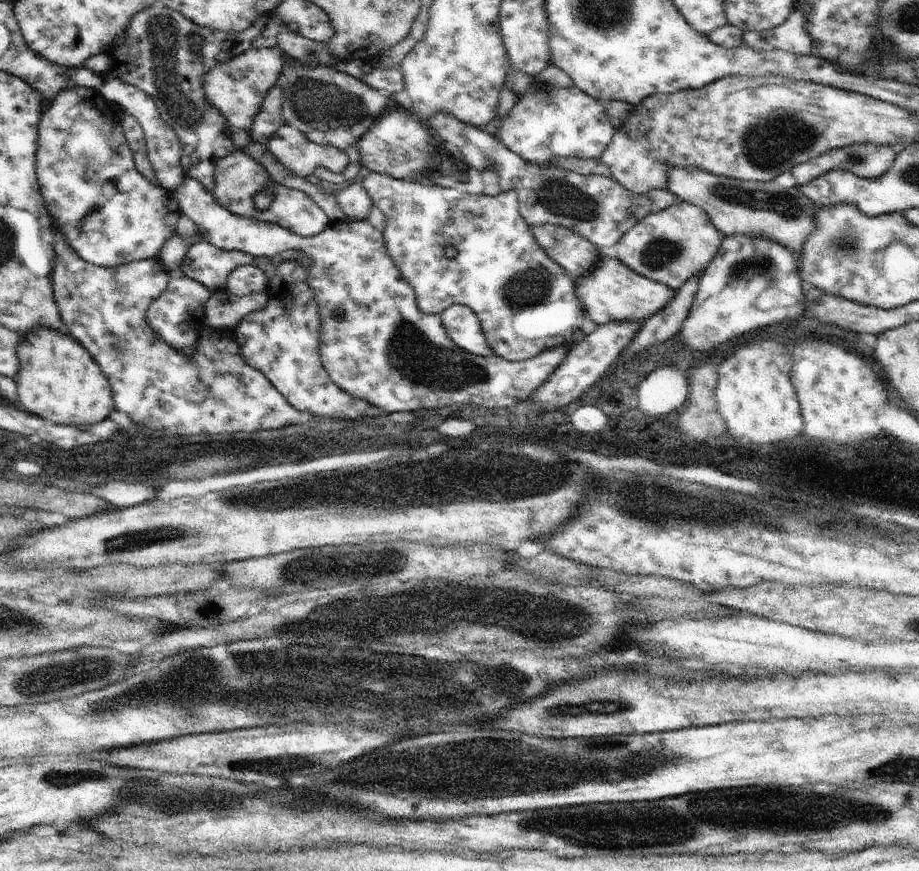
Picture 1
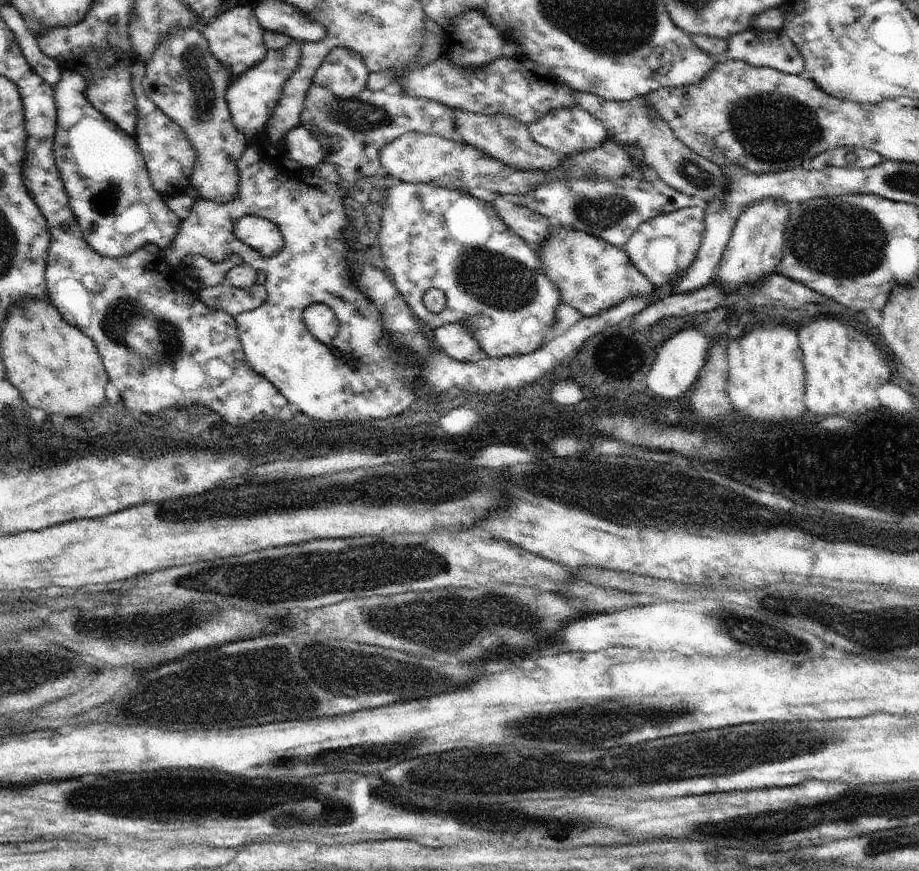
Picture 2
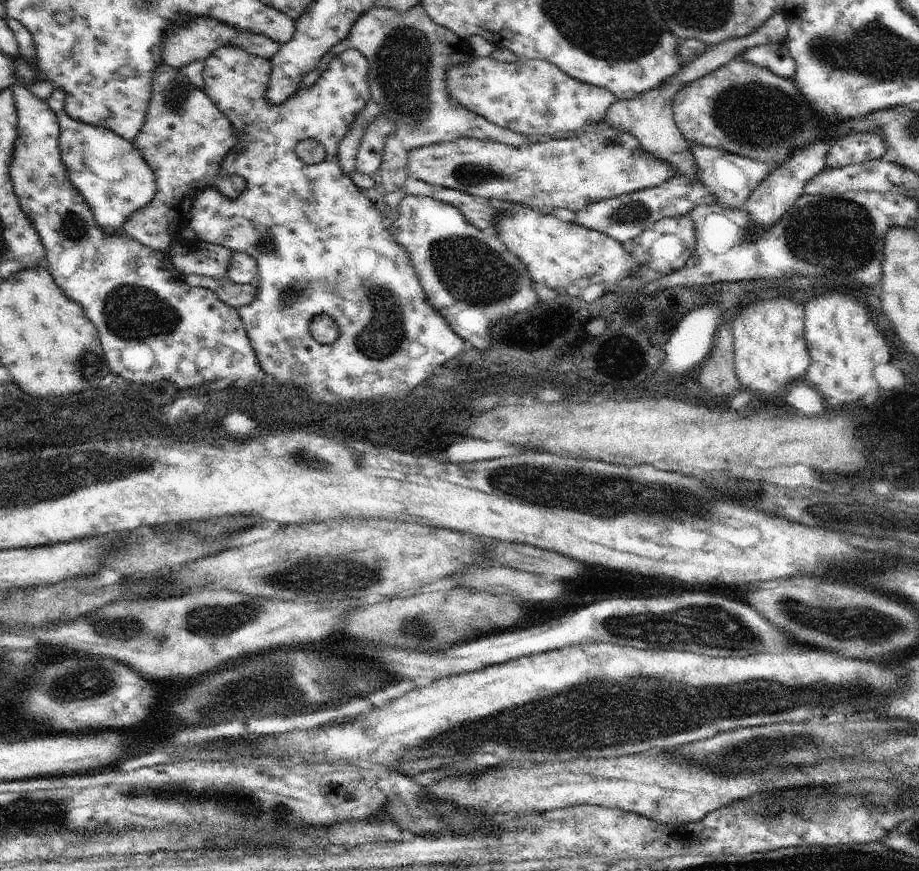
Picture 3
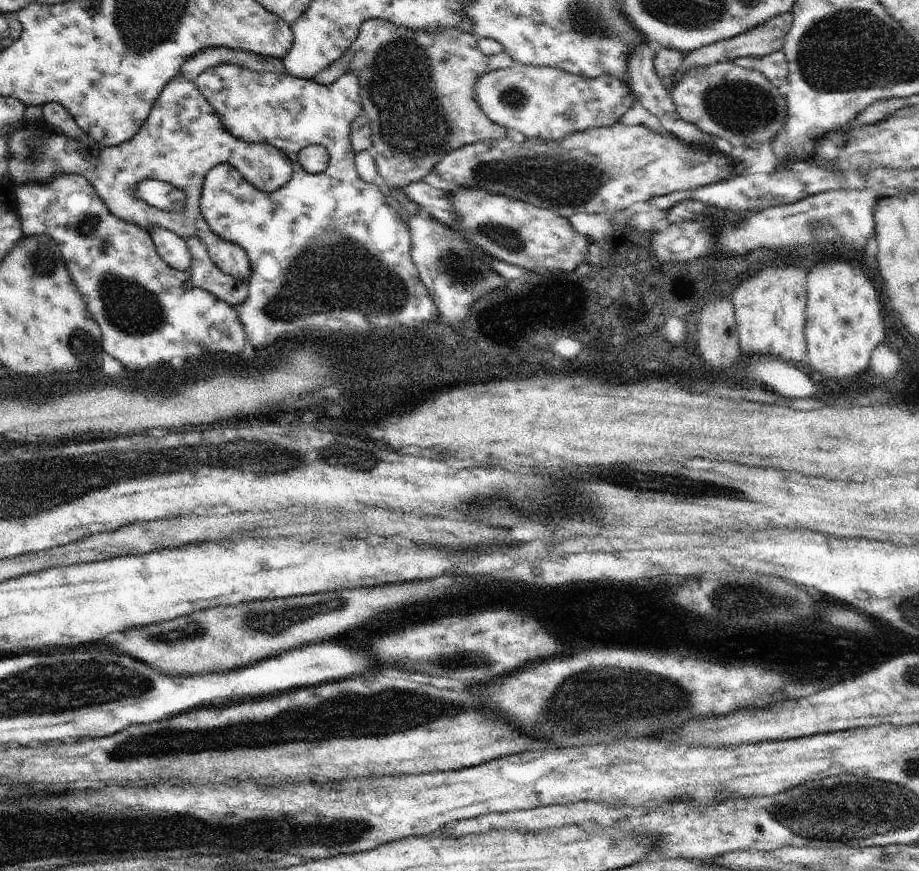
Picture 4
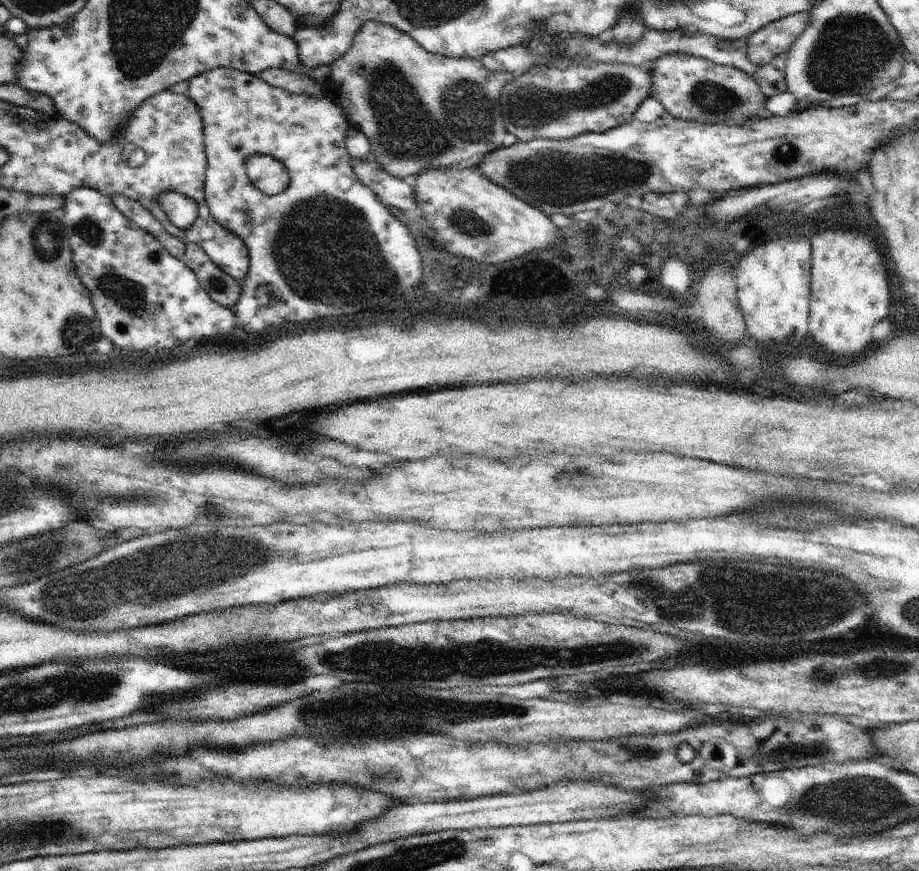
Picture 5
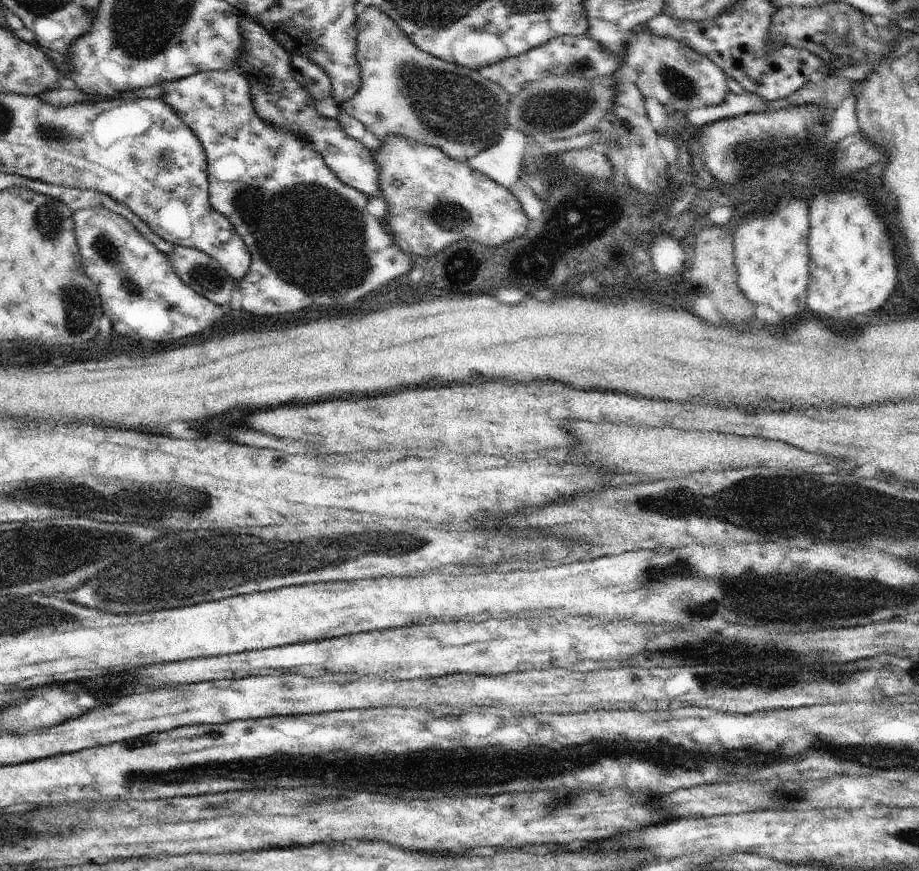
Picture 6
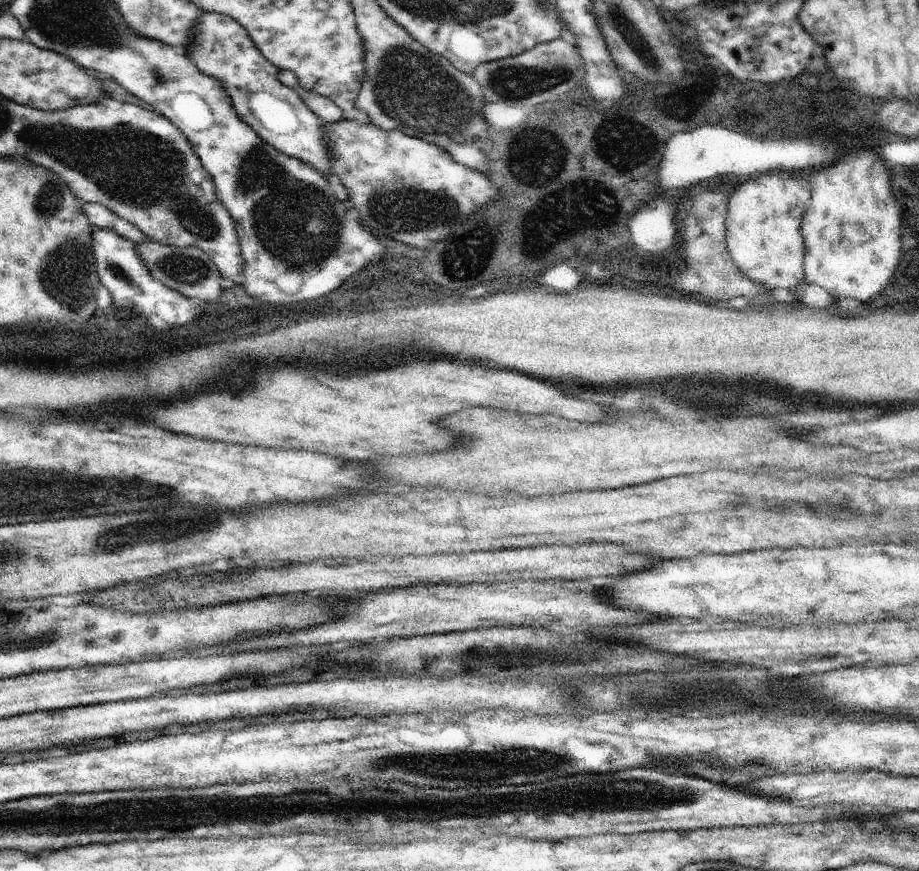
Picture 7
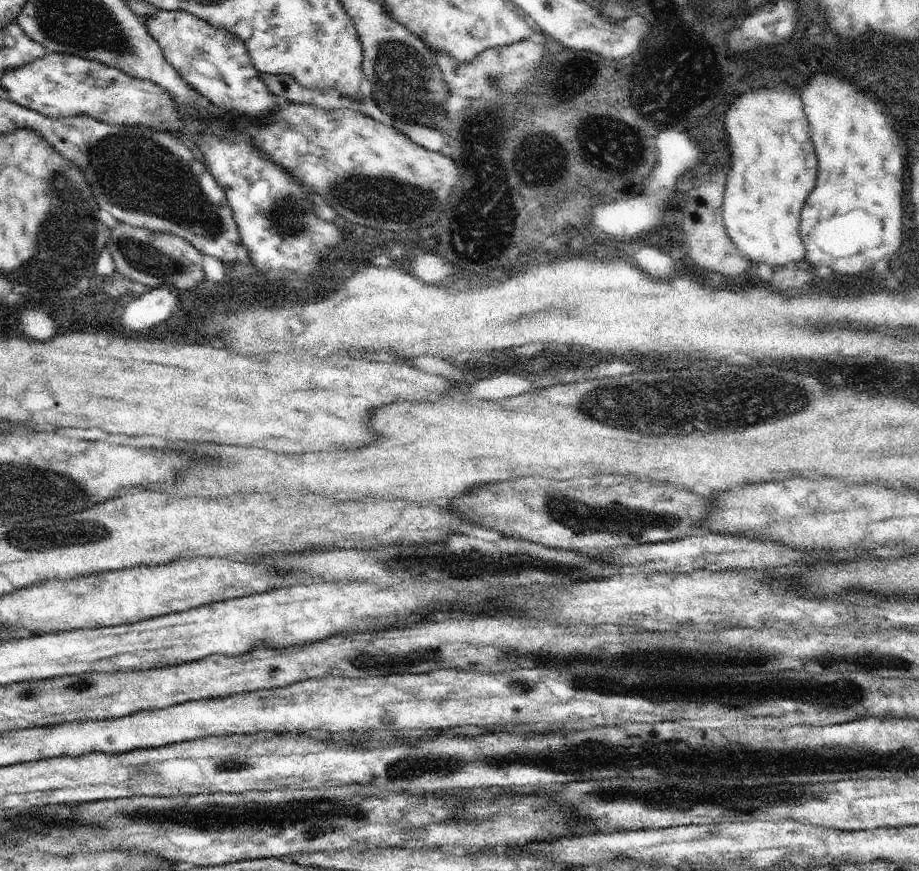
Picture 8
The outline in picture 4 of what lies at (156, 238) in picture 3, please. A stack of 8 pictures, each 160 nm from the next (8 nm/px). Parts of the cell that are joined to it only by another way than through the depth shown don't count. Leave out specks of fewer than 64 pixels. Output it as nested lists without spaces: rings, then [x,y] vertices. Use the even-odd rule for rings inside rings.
[[[181,74],[162,89],[148,118],[128,142],[117,147],[104,147],[101,153],[95,155],[91,155],[88,145],[73,141],[72,137],[65,137],[60,129],[44,121],[36,126],[36,137],[30,136],[33,122],[24,116],[14,126],[17,128],[9,134],[7,155],[8,174],[16,182],[16,188],[22,187],[24,182],[32,185],[36,185],[36,182],[40,182],[40,185],[51,183],[57,175],[83,176],[96,189],[113,215],[126,222],[133,222],[148,232],[150,225],[157,224],[185,241],[190,237],[198,237],[206,245],[211,262],[224,274],[241,281],[248,281],[251,276],[251,262],[247,252],[240,245],[217,237],[201,215],[199,206],[205,176],[216,165],[228,163],[236,167],[252,186],[271,193],[283,187],[293,173],[289,158],[275,146],[245,143],[222,130],[219,116],[202,96],[195,81],[186,80]],[[146,179],[164,181],[187,192],[184,212],[163,211],[138,198],[135,190]]]

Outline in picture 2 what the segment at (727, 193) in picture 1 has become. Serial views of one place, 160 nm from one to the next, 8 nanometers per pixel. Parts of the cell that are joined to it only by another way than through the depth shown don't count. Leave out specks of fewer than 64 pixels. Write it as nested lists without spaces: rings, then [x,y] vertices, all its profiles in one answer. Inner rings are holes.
[[[574,90],[577,104],[581,109],[587,110],[594,118],[603,122],[608,136],[624,145],[633,145],[642,149],[643,162],[651,172],[669,187],[675,188],[688,196],[703,198],[709,203],[711,198],[725,193],[726,178],[721,168],[706,157],[696,154],[689,149],[673,133],[669,124],[663,118],[649,109],[646,97],[637,97],[628,102],[616,102],[582,93]]]

